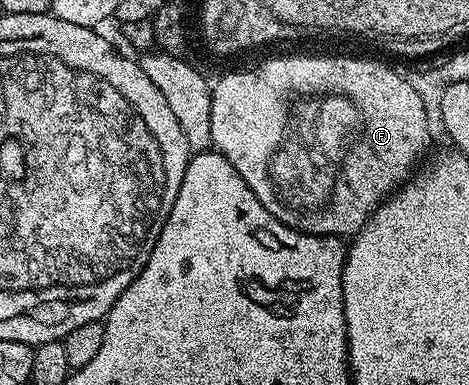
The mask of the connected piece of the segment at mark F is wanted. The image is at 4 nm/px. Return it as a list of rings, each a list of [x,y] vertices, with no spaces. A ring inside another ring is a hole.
[[[345,53],[325,54],[280,55],[277,59],[268,59],[265,63],[250,68],[249,71],[232,71],[229,75],[222,76],[212,87],[212,104],[210,105],[212,147],[227,157],[230,165],[234,165],[234,169],[242,177],[242,181],[246,181],[254,197],[262,201],[264,208],[279,223],[285,223],[286,226],[293,227],[295,231],[301,231],[307,235],[352,237],[367,223],[369,217],[393,191],[403,187],[412,178],[418,164],[429,154],[428,142],[432,139],[431,133],[428,132],[430,112],[424,107],[422,98],[418,97],[418,93],[414,91],[410,79],[404,75],[400,76],[394,68],[379,63],[379,58],[357,57],[355,54]]]

